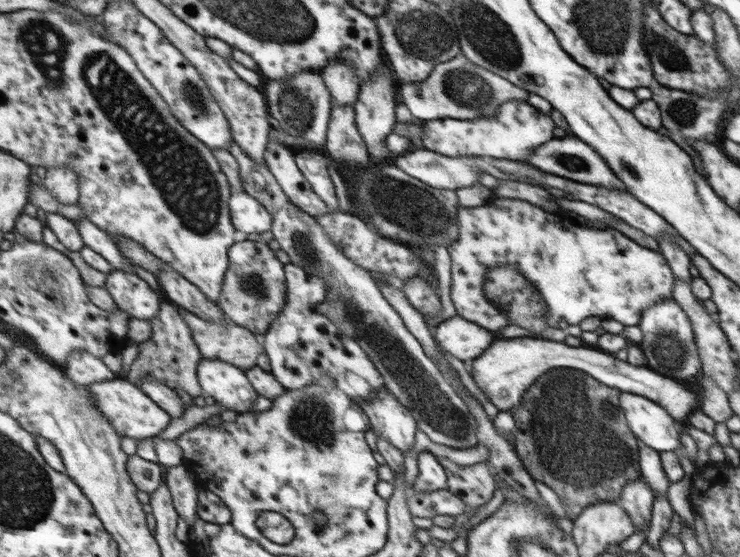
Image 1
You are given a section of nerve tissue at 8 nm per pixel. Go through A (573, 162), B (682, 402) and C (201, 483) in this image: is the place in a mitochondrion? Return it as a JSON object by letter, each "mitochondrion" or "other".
{"A":"mitochondrion","B":"other","C":"other"}

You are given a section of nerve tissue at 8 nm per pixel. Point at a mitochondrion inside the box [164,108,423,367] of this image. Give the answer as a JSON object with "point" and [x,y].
{"point":[251,283]}

